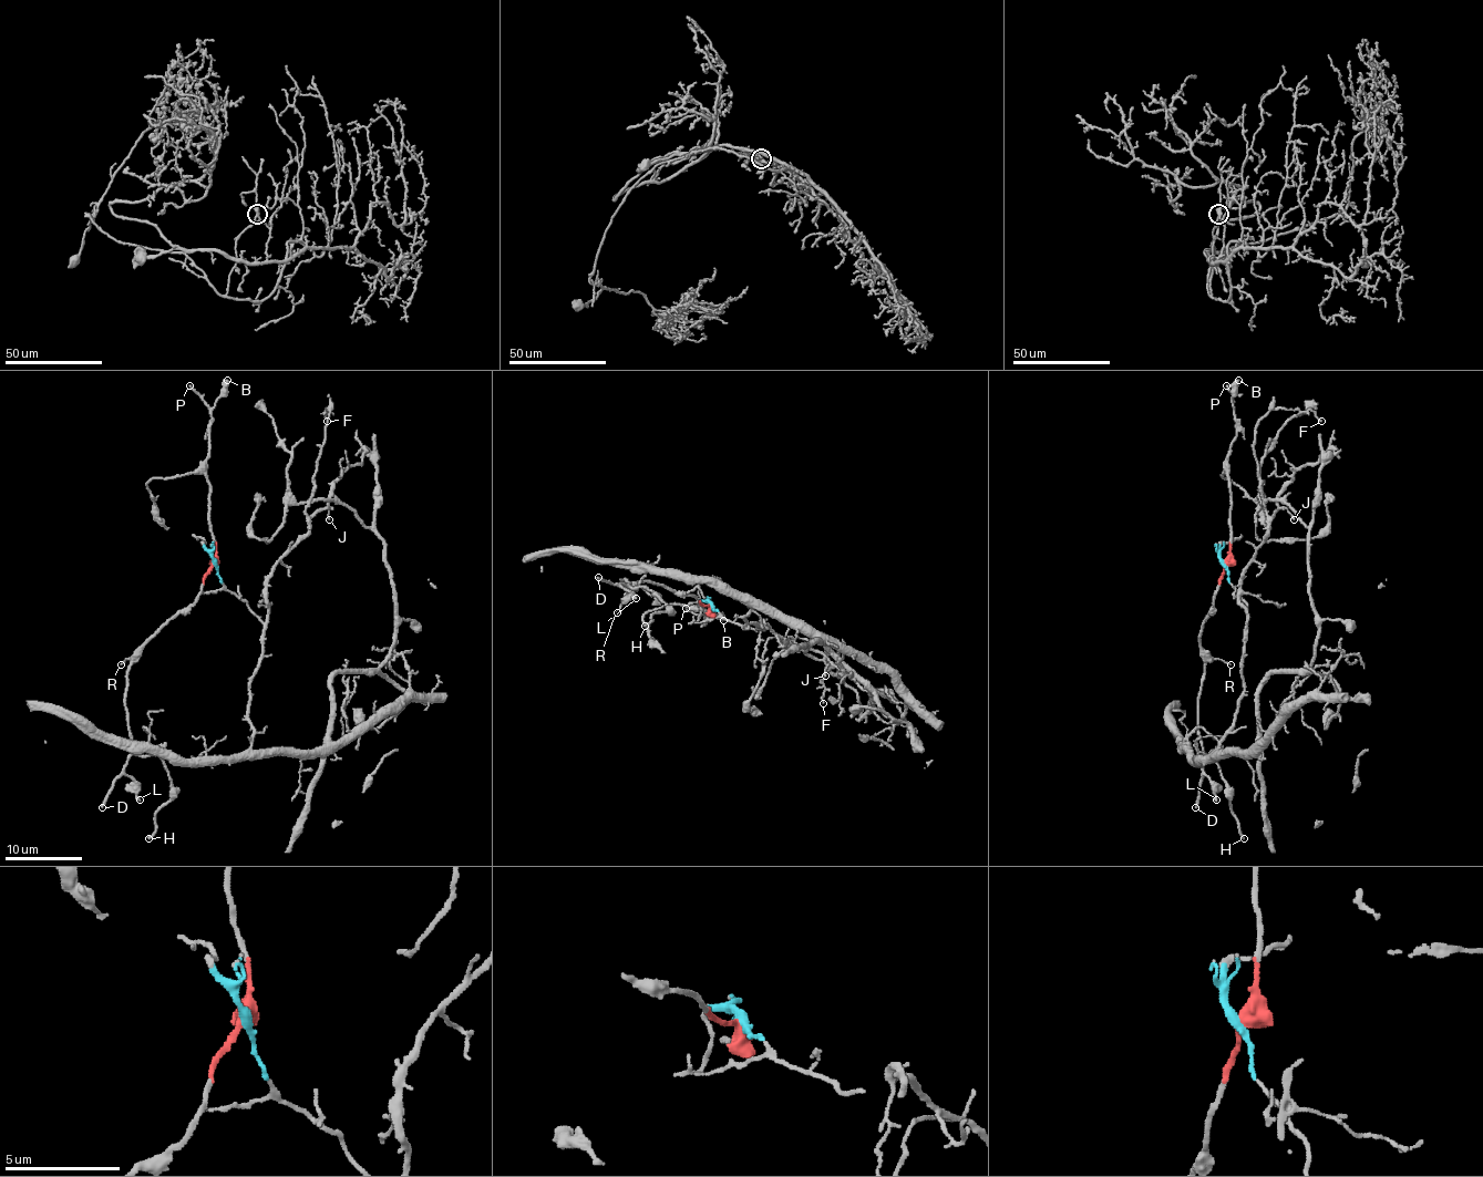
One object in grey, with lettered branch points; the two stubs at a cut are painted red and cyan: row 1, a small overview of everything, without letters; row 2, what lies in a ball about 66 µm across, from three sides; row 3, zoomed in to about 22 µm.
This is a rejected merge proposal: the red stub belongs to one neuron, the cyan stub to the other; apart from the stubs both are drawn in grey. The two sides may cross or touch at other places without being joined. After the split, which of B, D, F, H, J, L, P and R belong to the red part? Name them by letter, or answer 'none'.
B, D, H, L, P, R

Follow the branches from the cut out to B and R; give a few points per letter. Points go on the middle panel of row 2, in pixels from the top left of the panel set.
B: (710, 605), (710, 612), (702, 609), (706, 618), (716, 615), (723, 620)
R: (710, 605), (679, 595), (663, 586), (640, 581), (625, 597), (617, 612)

